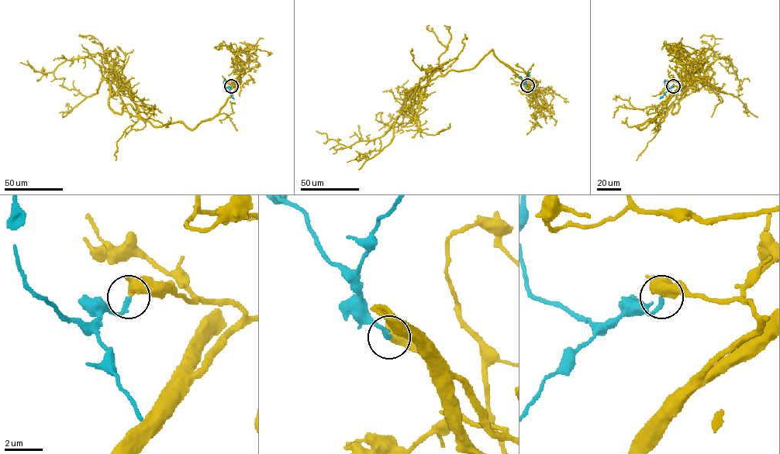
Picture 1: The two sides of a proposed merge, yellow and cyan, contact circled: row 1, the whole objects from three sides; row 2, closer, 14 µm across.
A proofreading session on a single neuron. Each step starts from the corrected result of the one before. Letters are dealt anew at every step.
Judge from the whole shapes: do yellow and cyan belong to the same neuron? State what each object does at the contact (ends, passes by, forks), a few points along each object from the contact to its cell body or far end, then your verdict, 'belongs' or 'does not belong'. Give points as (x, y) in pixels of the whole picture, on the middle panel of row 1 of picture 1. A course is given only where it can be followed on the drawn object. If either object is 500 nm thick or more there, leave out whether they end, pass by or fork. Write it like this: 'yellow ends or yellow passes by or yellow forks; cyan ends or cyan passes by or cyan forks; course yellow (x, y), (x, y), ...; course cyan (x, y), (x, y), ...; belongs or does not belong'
yellow passes by; cyan ends; course yellow (527, 85), (491, 49), (473, 67), (421, 86), (379, 137), (346, 146), (316, 131); course cyan (527, 85), (525, 80), (530, 72); belongs

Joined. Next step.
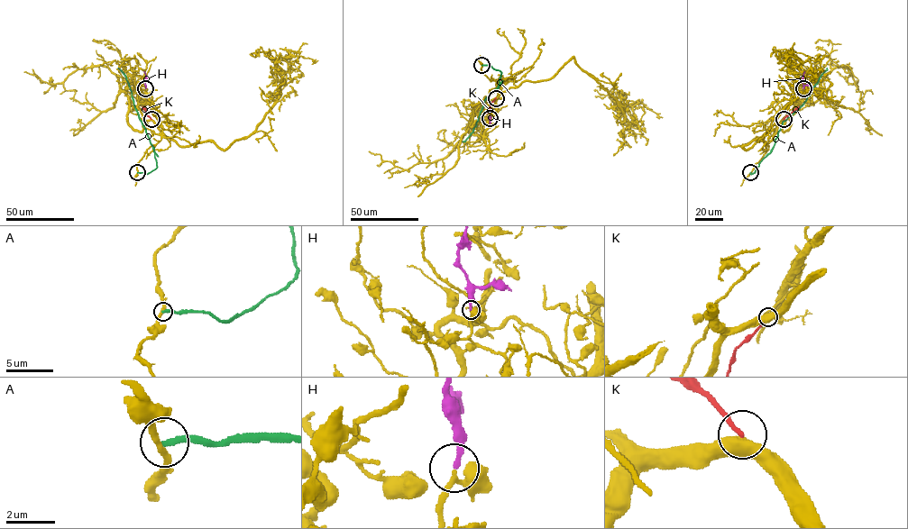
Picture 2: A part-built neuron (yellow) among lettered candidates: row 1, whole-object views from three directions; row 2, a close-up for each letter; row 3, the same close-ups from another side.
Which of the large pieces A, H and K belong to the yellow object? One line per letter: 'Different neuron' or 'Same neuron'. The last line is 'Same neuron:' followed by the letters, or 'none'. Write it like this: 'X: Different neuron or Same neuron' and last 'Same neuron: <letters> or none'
A: Different neuron
H: Same neuron
K: Different neuron
Same neuron: H

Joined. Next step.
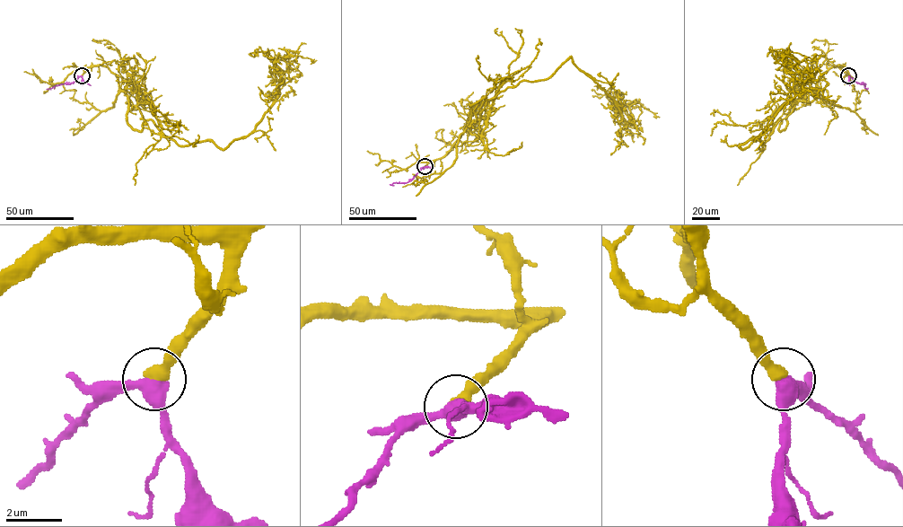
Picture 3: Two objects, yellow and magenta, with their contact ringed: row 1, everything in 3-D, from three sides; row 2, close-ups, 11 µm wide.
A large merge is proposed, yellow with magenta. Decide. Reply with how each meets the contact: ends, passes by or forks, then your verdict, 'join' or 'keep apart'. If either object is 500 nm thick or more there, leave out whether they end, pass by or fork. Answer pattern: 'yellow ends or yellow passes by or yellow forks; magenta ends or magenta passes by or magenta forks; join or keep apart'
yellow ends; magenta passes by; join

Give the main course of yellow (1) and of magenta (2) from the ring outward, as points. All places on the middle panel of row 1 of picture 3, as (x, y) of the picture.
1: (425, 167), (487, 100), (547, 79), (570, 57), (626, 123), (626, 104), (649, 109)
2: (425, 167), (410, 180), (390, 184)

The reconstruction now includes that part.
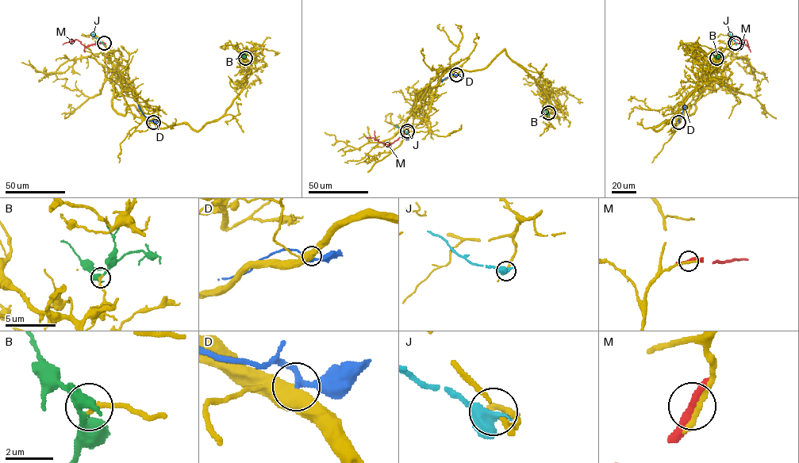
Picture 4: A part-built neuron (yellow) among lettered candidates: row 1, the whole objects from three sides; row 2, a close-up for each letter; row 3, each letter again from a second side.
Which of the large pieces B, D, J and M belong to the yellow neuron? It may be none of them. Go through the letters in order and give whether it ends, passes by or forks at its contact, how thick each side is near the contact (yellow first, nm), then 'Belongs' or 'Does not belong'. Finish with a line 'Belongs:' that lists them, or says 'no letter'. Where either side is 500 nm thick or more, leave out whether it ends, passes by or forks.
B: It passes by. Thickness 240 nm (yellow) against 400 nm. Belongs
D: Thickness 500 nm (yellow) against 200 nm. Does not belong
J: Thickness 280 nm (yellow) against 700 nm. Does not belong
M: It passes by. Thickness 300 nm (yellow) against 320 nm. Does not belong
Belongs: B

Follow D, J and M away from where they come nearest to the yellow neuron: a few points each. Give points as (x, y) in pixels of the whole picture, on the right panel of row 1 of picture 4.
D: (678, 122), (685, 105)
J: (736, 44), (730, 33)
M: (735, 43), (743, 43), (748, 47), (748, 44), (745, 40), (740, 44)

